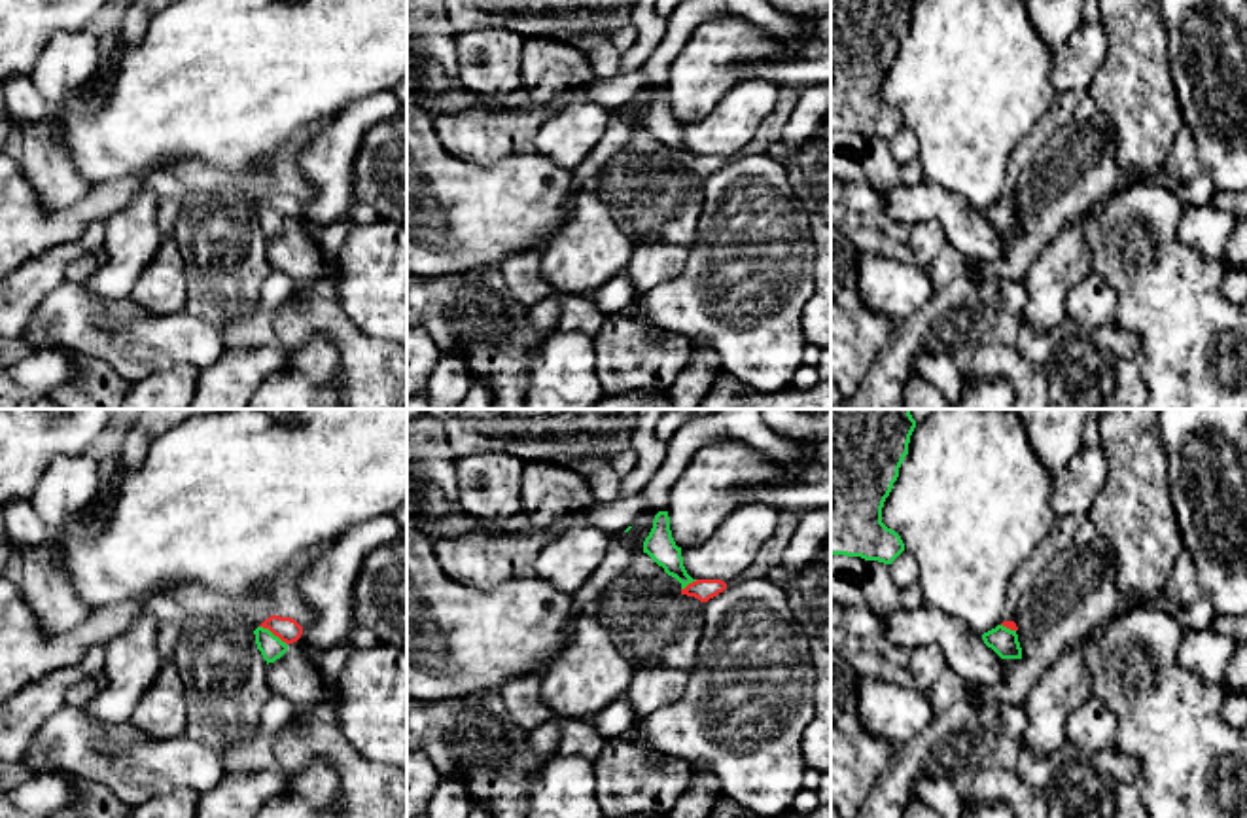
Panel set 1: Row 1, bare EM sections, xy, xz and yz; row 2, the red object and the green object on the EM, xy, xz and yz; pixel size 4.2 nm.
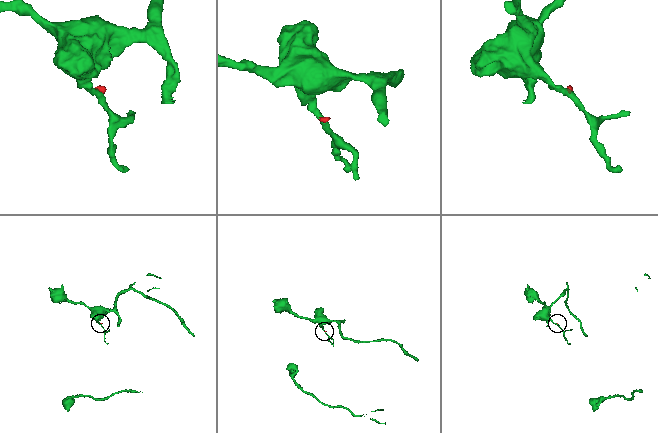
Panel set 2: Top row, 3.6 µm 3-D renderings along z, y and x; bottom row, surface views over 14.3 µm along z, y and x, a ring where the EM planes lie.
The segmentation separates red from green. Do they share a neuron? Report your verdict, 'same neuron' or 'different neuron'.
same neuron

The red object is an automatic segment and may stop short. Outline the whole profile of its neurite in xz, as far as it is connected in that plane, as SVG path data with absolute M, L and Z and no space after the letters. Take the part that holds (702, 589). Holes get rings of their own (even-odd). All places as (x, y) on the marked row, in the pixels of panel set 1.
M659 511L655 515L653 528L643 542L643 553L662 566L668 576L681 583L681 595L708 602L727 589L727 583L721 579L693 579L687 574L681 547L677 547L672 538L668 511Z

